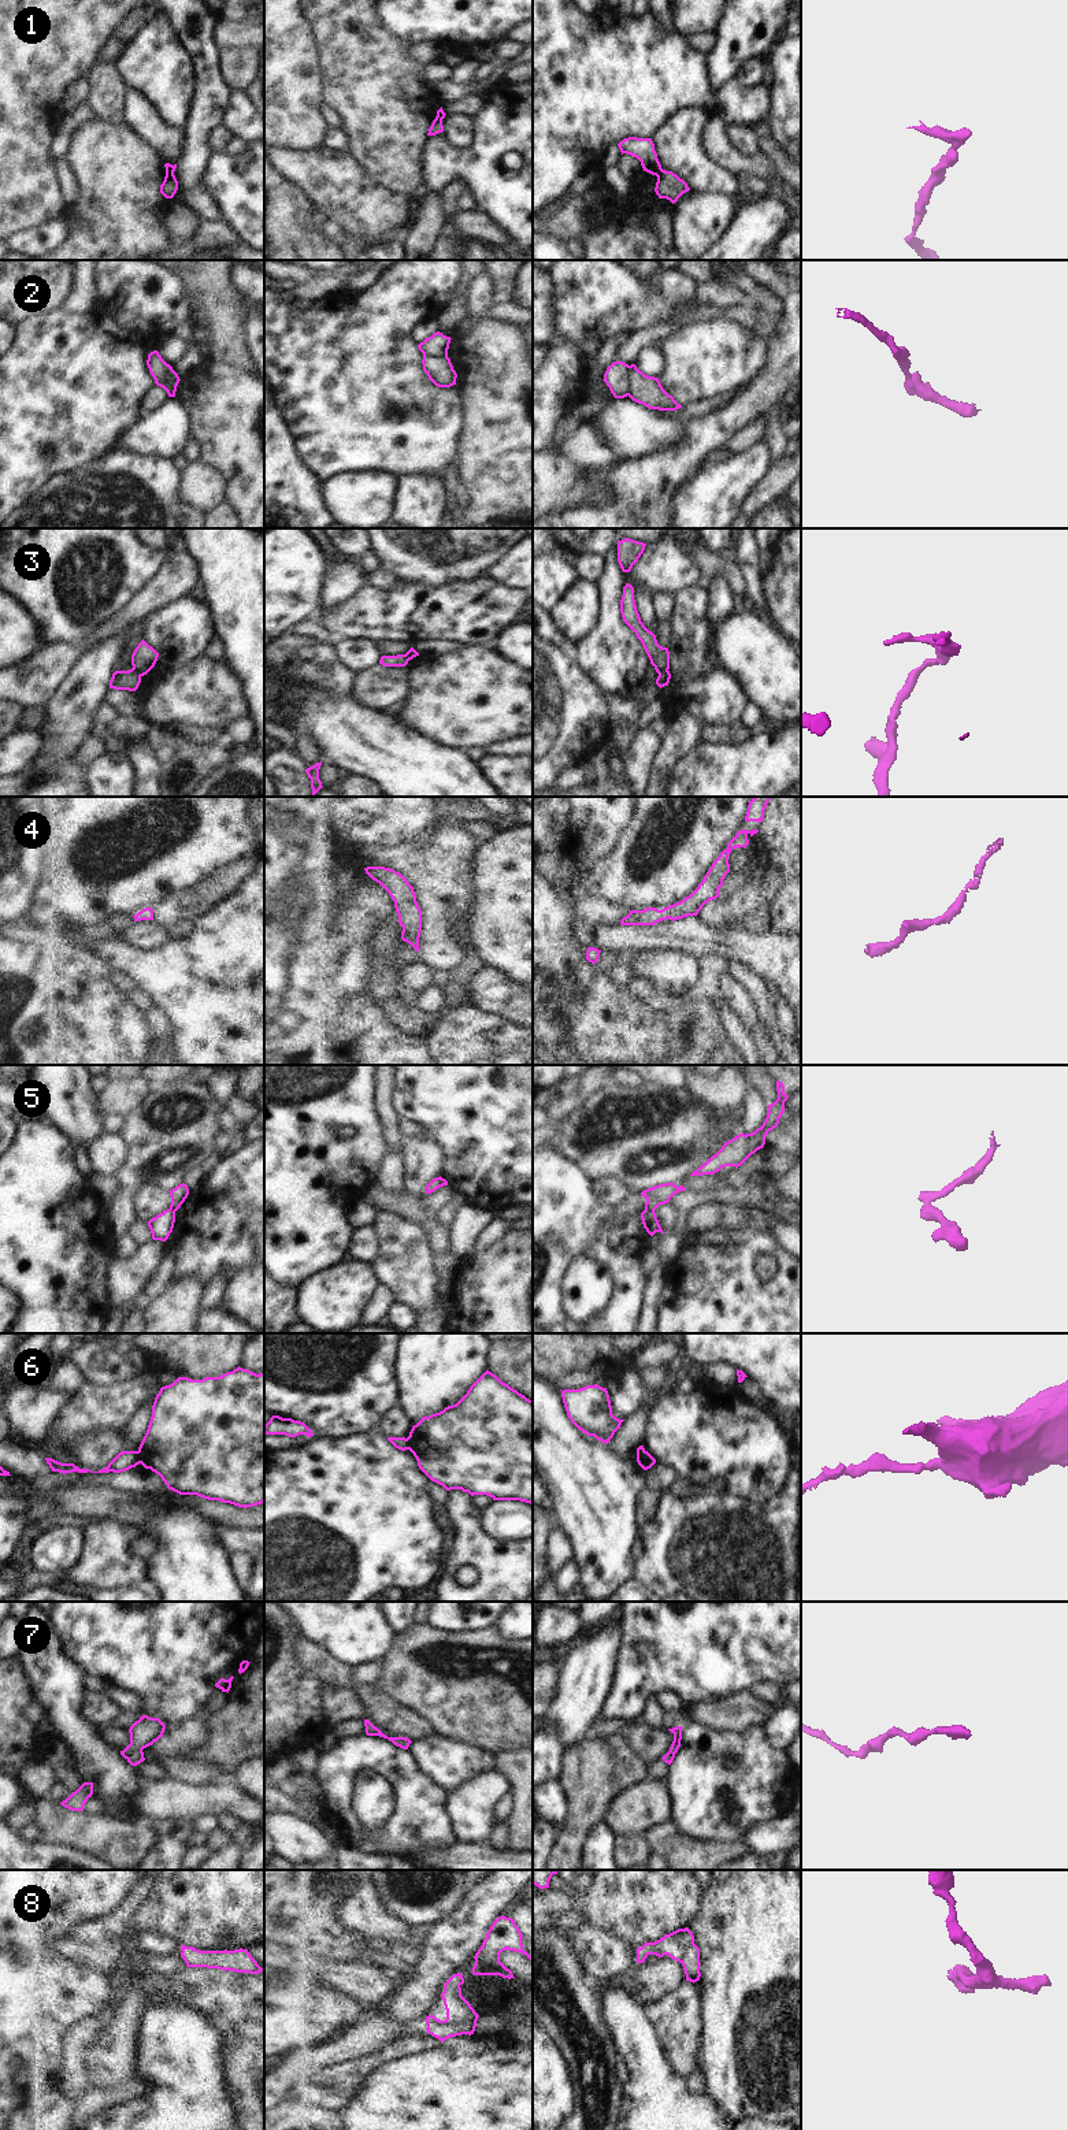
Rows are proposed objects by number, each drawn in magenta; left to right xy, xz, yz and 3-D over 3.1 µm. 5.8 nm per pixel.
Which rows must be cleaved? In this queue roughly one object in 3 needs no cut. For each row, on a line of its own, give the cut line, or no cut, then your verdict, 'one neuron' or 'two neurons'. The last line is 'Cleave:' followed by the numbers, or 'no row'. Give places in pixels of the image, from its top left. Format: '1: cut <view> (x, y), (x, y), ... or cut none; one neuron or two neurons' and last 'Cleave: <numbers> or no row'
1: cut yz (663, 170), (657, 177); two neurons
2: cut yz (627, 366), (629, 394); two neurons
3: cut xy (132, 668), (141, 675); two neurons
4: cut none; one neuron
5: cut yz (645, 1209), (653, 1210); two neurons
6: cut xy (137, 1451), (141, 1462); two neurons
7: cut none; one neuron
8: cut none; one neuron
Cleave: 1, 2, 3, 5, 6

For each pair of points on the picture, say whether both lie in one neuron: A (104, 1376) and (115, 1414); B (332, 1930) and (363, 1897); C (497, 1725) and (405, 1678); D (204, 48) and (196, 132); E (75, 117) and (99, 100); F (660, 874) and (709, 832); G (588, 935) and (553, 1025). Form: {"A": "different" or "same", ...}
{"A": "different", "B": "different", "C": "same", "D": "same", "E": "different", "F": "same", "G": "different"}

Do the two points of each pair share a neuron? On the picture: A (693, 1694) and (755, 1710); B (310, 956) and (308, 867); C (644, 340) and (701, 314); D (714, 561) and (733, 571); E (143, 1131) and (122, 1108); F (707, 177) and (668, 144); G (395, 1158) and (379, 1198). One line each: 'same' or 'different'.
A: different
B: different
C: same
D: same
E: different
F: same
G: different

